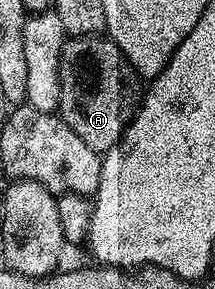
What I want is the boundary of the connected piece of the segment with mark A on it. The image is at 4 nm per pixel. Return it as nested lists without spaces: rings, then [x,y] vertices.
[[[97,34],[95,36],[73,36],[65,39],[64,45],[62,46],[62,54],[60,55],[60,107],[58,109],[58,115],[64,120],[67,126],[70,126],[71,130],[74,130],[75,134],[78,134],[78,136],[82,138],[83,142],[86,142],[86,146],[88,146],[90,150],[103,154],[109,152],[119,140],[123,140],[124,131],[128,128],[128,123],[131,122],[133,116],[135,116],[137,108],[140,107],[141,99],[141,77],[136,75],[135,70],[130,66],[130,62],[122,54],[122,50],[118,50],[118,46],[111,38],[104,34]]]

